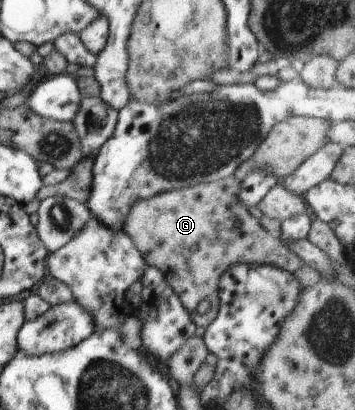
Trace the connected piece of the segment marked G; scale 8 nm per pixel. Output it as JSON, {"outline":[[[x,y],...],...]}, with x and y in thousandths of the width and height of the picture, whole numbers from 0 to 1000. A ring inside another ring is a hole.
{"outline":[[[651,424],[611,444],[566,444],[527,459],[465,466],[431,483],[386,490],[349,544],[349,566],[372,580],[377,600],[400,615],[411,644],[437,646],[456,661],[470,693],[501,715],[518,749],[541,766],[555,798],[577,800],[608,778],[620,744],[614,683],[651,646],[668,641],[775,646],[825,668],[859,644],[831,615],[786,585],[780,573],[752,566],[735,554],[730,539],[701,522],[699,507],[670,480],[679,446],[679,439]],[[569,732],[589,732],[594,751],[589,761],[561,771],[549,751]]]}

